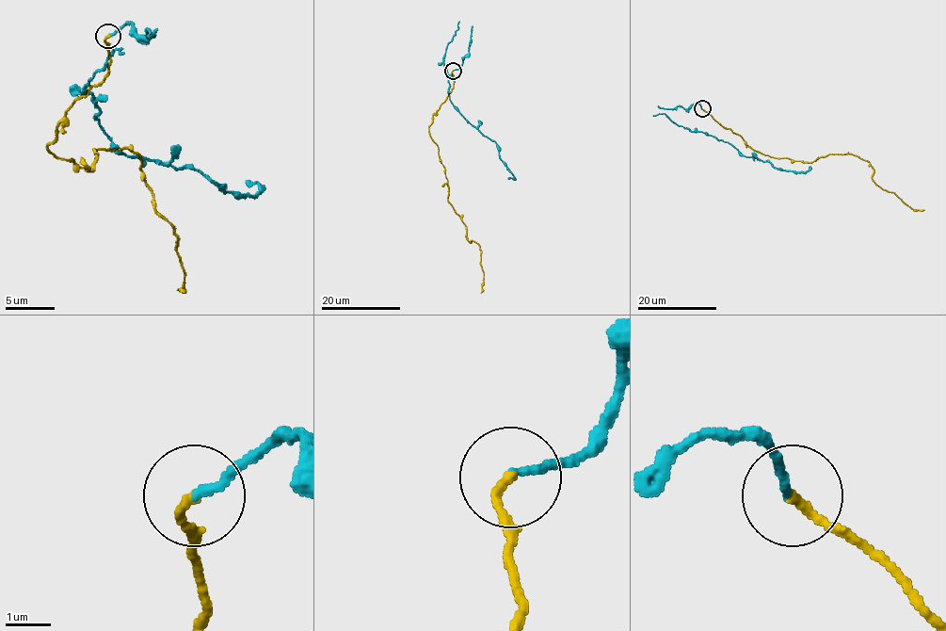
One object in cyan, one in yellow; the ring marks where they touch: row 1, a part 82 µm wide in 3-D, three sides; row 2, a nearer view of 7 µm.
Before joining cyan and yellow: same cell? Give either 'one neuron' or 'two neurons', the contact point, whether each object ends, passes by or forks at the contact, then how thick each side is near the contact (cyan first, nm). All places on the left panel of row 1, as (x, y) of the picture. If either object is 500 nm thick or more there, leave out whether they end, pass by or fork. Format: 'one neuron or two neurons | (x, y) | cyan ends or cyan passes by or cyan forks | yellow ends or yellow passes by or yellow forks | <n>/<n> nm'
one neuron | (107, 36) | cyan ends | yellow ends | 180/200 nm

